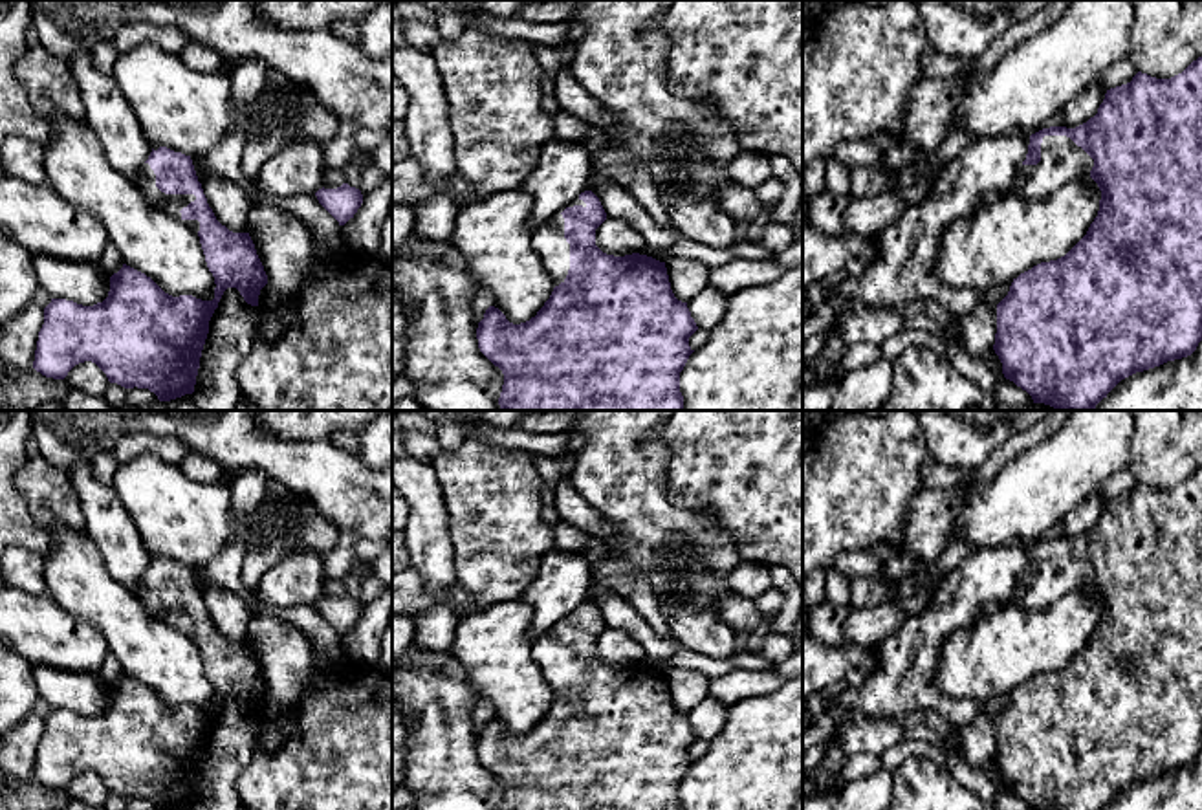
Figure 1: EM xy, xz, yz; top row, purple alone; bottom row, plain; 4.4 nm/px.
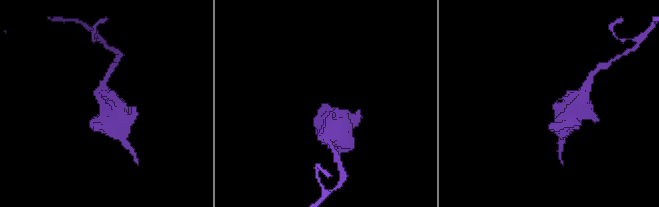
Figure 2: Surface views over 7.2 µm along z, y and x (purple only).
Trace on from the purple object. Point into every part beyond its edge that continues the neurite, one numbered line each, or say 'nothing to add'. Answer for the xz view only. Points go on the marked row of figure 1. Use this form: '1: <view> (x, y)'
1: xz (548, 242)

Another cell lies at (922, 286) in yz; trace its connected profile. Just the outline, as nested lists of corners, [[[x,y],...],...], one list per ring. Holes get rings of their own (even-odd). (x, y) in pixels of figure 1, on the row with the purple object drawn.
[[[988,136],[967,143],[962,152],[945,163],[936,176],[927,200],[920,205],[909,205],[896,224],[887,227],[876,238],[878,257],[854,282],[836,290],[843,301],[859,301],[872,308],[891,310],[896,304],[912,301],[931,301],[960,319],[971,313],[982,301],[984,291],[956,290],[938,280],[929,266],[938,255],[942,233],[956,220],[971,218],[980,207],[980,196],[986,191],[1010,192],[1017,169],[1028,154],[1030,136]]]

